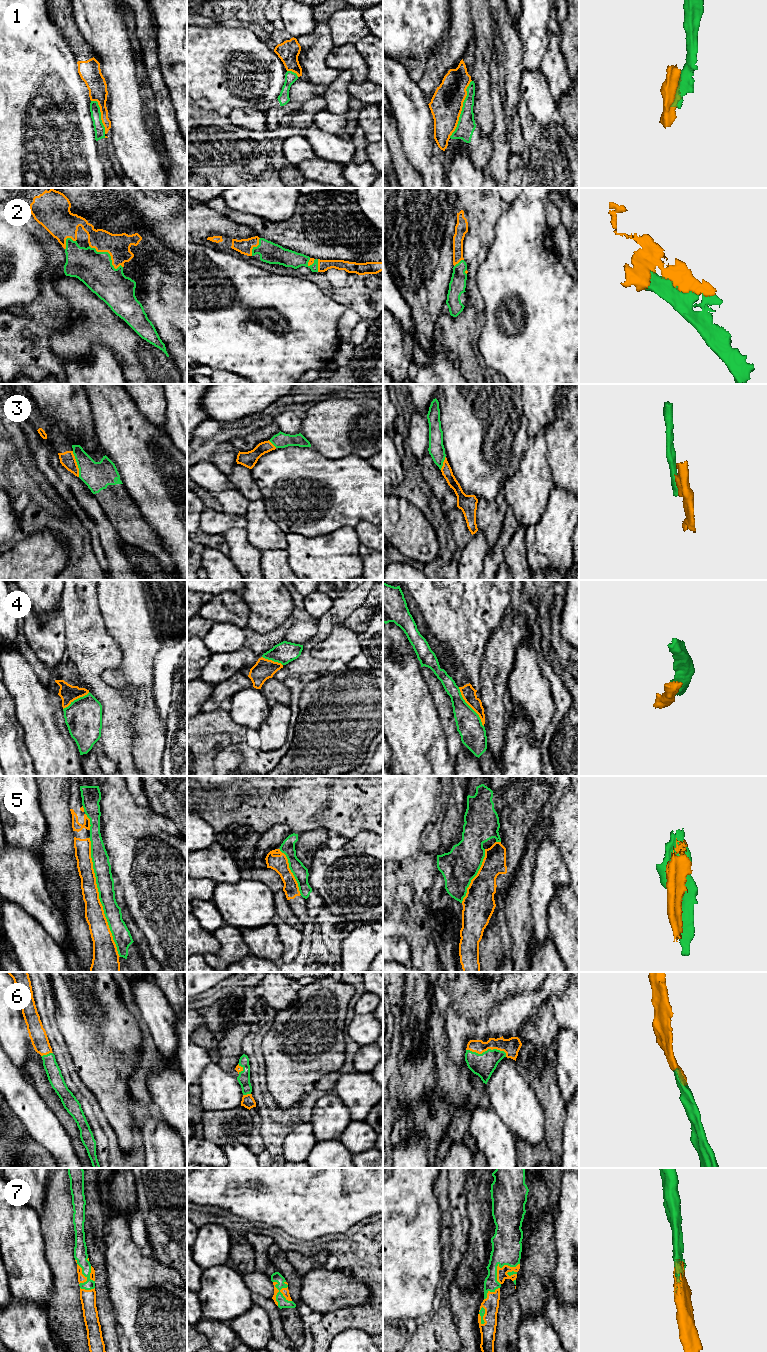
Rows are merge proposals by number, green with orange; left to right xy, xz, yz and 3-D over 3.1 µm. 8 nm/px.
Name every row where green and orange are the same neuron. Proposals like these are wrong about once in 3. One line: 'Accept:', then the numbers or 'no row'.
Accept: 2, 3, 6, 7

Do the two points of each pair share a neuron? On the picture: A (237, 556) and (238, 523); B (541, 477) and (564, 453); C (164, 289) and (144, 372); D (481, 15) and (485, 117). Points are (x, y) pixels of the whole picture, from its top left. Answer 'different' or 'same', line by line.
A: different
B: different
C: different
D: same

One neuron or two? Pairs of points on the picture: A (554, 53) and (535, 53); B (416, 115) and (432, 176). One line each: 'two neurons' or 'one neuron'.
A: two neurons
B: one neuron

